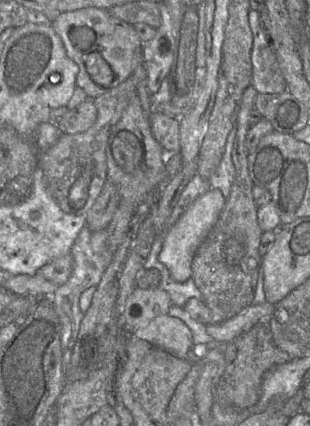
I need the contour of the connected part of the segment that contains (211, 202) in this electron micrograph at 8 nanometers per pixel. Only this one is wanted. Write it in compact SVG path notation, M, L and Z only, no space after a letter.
M210 189L186 210L165 237L159 254L159 261L167 267L171 277L176 282L183 283L192 278L193 257L218 220L225 200L220 190Z

